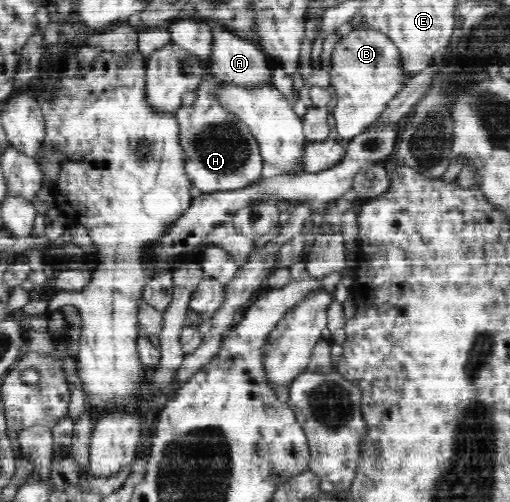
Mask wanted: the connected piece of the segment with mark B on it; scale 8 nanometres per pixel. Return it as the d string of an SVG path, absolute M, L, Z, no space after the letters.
M361 24L341 36L334 48L329 71L330 85L337 99L333 116L338 140L352 140L377 123L379 115L387 109L387 103L399 95L407 79L402 79L405 71L397 46L390 37L374 28Z

